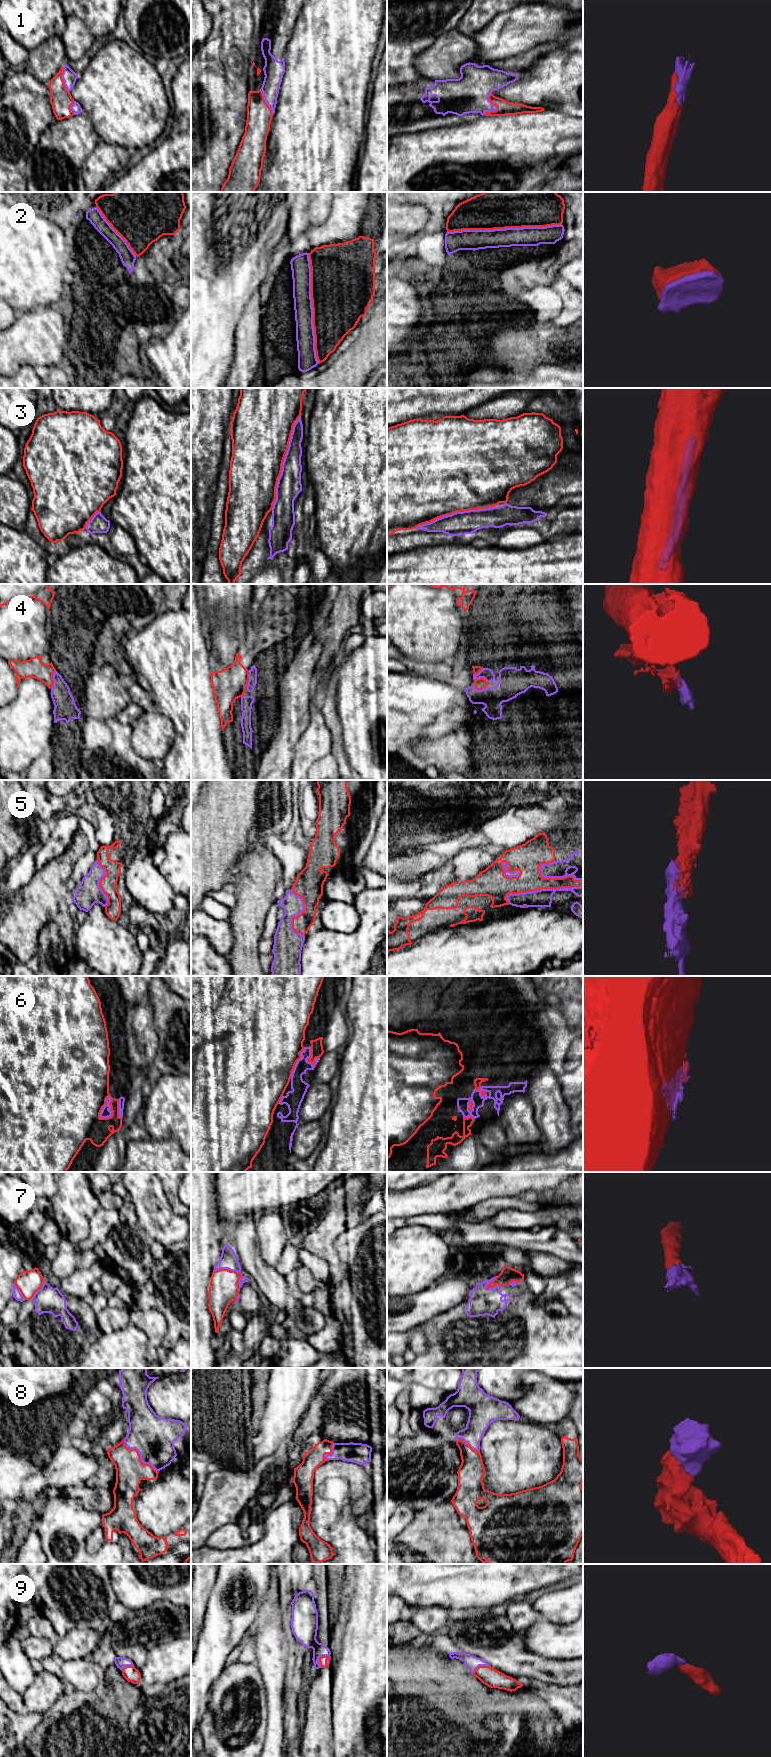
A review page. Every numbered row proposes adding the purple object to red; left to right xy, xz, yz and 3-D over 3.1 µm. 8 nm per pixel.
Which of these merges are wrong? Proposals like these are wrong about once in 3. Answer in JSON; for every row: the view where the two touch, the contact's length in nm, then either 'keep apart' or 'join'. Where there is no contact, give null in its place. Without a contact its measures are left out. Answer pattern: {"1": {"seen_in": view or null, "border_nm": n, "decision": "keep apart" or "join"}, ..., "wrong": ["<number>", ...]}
{"1": {"seen_in": "yz", "border_nm": 200, "decision": "join"}, "2": {"seen_in": "yz", "border_nm": 900, "decision": "join"}, "3": {"seen_in": "xz", "border_nm": 800, "decision": "keep apart"}, "4": {"seen_in": "xz", "border_nm": 160, "decision": "keep apart"}, "5": {"seen_in": "yz", "border_nm": 650, "decision": "join"}, "6": {"seen_in": "xy", "border_nm": 200, "decision": "keep apart"}, "7": {"seen_in": "yz", "border_nm": 150, "decision": "join"}, "8": {"seen_in": "xy", "border_nm": 380, "decision": "join"}, "9": {"seen_in": "xz", "border_nm": 120, "decision": "join"}, "wrong": ["3", "4", "6"]}

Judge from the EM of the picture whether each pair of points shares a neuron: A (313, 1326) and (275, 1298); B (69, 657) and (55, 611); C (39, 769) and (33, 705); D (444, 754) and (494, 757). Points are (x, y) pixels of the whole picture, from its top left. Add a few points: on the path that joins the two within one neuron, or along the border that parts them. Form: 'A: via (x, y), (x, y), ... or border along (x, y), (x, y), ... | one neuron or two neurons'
A: border along (302, 1308), (310, 1319), (308, 1324) | two neurons
B: via (69, 646), (69, 625), (66, 622) | one neuron
C: border along (40, 754), (26, 769) | two neurons
D: border along (472, 754), (472, 764), (476, 769) | two neurons

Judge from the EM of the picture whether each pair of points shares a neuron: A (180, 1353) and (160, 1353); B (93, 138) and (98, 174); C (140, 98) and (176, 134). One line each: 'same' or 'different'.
A: different
B: different
C: different

